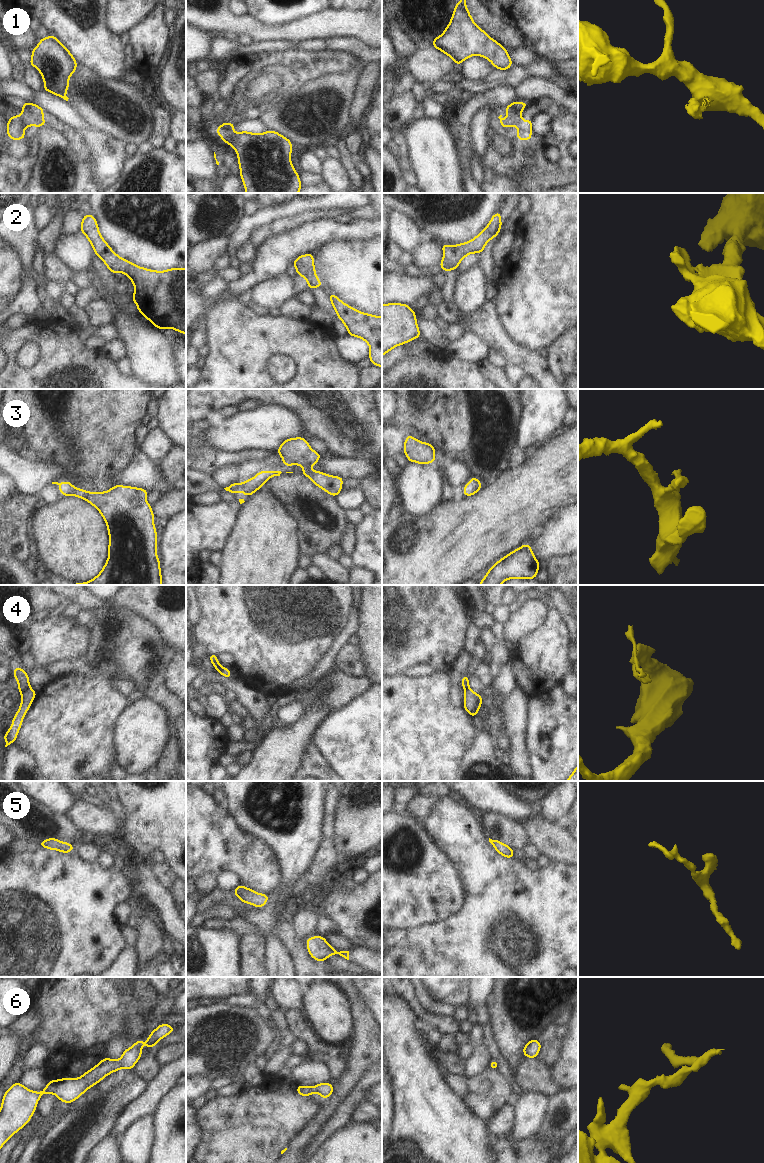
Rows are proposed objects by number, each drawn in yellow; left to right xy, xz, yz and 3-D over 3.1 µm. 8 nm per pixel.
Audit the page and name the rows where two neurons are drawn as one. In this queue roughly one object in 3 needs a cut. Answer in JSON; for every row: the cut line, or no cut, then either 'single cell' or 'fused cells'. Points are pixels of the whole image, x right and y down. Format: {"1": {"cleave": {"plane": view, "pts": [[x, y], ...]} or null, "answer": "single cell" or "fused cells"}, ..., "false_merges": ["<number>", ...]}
{"1": {"cleave": {"plane": "xz", "pts": [[221, 125], [231, 130]]}, "answer": "fused cells"}, "2": {"cleave": null, "answer": "single cell"}, "3": {"cleave": null, "answer": "single cell"}, "4": {"cleave": {"plane": "xy", "pts": [[29, 686], [21, 693]]}, "answer": "fused cells"}, "5": {"cleave": null, "answer": "single cell"}, "6": {"cleave": null, "answer": "single cell"}, "false_merges": ["1", "4"]}

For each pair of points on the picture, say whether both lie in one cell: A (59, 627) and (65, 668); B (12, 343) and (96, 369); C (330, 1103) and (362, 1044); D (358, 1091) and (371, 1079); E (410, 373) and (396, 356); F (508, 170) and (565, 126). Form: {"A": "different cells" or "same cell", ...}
{"A": "different cells", "B": "same cell", "C": "same cell", "D": "same cell", "E": "different cells", "F": "same cell"}

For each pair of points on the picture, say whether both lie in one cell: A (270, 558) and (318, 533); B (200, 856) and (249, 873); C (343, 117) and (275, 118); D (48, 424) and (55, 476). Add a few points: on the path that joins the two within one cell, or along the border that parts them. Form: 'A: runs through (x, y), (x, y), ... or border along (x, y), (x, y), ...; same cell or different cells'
A: border along (295, 521), (297, 524), (299, 551), (302, 554); different cells
B: runs through (212, 856), (232, 856), (237, 861); same cell
C: runs through (327, 134), (306, 137), (292, 129); same cell
D: border along (36, 459), (59, 465), (66, 472), (69, 480); different cells

